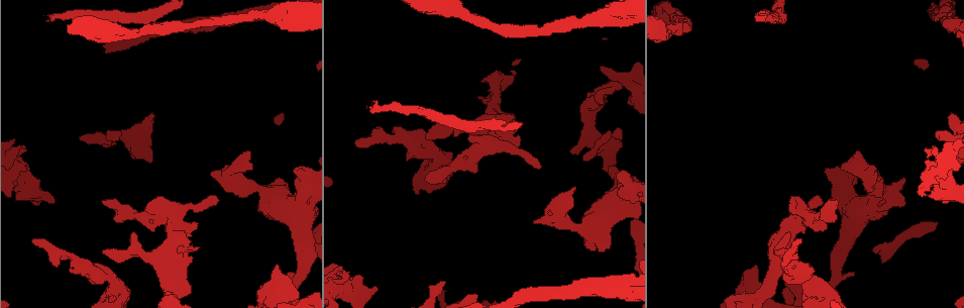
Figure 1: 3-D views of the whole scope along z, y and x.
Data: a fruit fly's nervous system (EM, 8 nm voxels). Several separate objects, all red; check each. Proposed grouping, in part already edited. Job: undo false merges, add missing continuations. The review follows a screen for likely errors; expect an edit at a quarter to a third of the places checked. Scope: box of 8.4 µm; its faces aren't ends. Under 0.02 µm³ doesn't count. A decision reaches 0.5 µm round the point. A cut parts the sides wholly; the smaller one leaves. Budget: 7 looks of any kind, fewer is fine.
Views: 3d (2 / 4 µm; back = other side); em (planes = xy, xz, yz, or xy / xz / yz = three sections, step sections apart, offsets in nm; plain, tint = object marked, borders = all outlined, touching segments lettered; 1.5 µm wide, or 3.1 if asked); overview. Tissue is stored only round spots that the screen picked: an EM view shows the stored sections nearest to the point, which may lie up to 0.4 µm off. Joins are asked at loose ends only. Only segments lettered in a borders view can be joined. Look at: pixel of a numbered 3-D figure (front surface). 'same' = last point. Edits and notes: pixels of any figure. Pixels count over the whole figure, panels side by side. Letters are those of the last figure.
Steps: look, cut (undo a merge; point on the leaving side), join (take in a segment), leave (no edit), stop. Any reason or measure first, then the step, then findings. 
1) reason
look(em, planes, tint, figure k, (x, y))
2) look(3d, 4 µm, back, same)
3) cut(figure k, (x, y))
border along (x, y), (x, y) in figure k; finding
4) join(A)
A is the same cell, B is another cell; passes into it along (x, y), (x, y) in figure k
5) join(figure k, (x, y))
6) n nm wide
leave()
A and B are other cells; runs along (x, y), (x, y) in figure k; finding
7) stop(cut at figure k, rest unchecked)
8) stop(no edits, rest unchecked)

branch stops here
look(3d, 4 µm, figure 1, (826, 229))

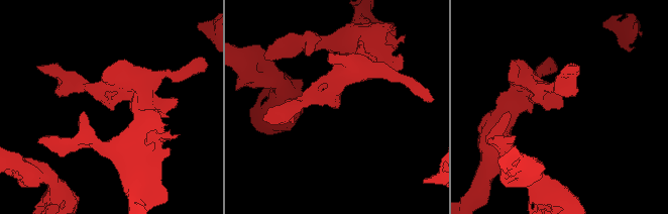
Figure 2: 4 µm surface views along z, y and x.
now the EM
look(em, yz, step 4, borders, figure 2, (109, 106))

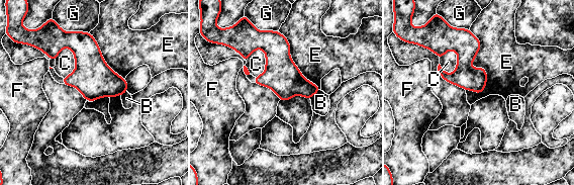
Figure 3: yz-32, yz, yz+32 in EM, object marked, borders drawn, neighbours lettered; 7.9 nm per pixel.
look(em, planes, borders, same)

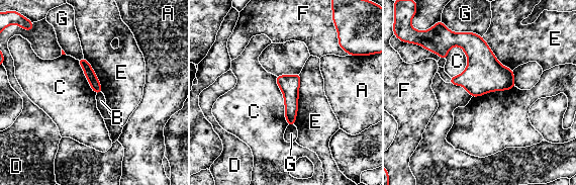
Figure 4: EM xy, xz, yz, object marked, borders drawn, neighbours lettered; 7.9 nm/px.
E touches over 420 nm
leave()
A, B, C, D, E, F and G are other cells; no lettered segment goes on from it

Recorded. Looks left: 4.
thick end
look(3d, 2 µm, figure 1, (52, 202))

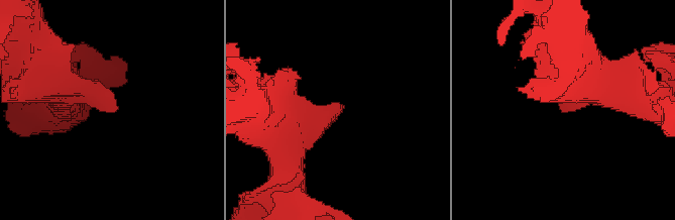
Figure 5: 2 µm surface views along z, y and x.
look(em, xy, step 4, borders, figure 5, (561, 107))

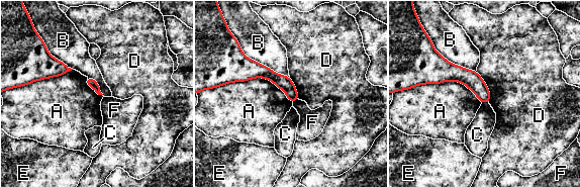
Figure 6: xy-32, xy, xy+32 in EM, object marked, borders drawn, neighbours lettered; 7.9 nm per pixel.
cut it another way
look(em, planes, borders, same)

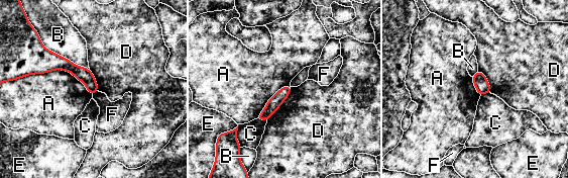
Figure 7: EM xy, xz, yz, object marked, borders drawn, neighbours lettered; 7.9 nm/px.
leave()
A, B, C, D, E and F are other cells; border along (22, 76), (64, 69), (92, 95) in figure 7; no lettered segment goes on from it

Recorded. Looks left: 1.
stop(no edits, rest unchecked)

